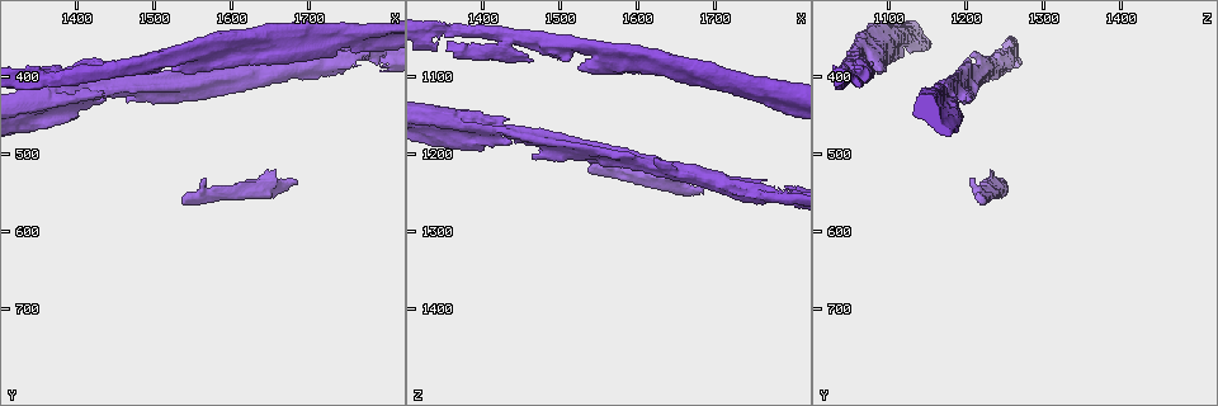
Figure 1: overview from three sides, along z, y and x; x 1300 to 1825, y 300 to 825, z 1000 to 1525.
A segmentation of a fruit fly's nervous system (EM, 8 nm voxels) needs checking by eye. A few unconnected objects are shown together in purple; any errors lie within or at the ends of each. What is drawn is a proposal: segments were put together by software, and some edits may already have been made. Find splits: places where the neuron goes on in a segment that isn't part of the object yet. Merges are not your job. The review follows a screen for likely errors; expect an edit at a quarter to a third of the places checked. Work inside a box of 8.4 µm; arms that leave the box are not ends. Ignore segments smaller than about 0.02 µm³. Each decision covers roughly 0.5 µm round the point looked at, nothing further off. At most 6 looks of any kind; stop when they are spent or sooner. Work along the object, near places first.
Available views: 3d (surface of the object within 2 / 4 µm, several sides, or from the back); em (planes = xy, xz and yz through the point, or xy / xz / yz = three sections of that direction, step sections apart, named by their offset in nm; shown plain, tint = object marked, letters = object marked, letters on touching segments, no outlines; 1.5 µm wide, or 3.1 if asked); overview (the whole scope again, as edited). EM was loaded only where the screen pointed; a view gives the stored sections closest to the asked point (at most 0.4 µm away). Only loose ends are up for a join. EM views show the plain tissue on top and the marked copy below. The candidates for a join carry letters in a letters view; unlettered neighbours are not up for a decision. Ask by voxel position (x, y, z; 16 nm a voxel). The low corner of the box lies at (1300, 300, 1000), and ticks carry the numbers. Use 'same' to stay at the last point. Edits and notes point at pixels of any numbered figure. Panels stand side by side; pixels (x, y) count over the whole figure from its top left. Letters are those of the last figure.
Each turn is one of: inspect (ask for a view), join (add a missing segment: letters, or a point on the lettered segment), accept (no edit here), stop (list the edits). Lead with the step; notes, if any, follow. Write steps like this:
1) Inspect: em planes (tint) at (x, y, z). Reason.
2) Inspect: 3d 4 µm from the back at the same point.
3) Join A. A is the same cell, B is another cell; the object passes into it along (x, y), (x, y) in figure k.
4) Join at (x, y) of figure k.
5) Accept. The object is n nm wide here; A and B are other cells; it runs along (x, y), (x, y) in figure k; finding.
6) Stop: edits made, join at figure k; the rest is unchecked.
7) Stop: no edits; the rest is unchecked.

Inspect: 3d 2 µm at (1460, 425, 1200).

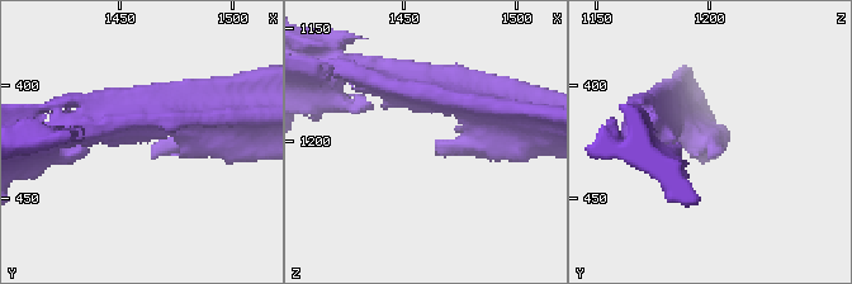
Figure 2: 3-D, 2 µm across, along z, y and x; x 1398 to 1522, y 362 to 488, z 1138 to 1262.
Inspect: em xz step 8 (letters) at (1463, 430, 1200). The arms are 220, 280 nm wide.

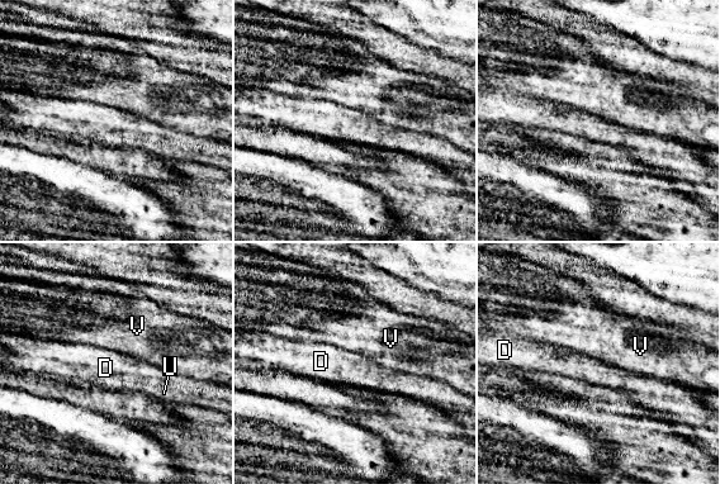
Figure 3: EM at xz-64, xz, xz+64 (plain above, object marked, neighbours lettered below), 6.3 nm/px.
Inspect: em planes (letters) at the same point. Cut it another way.

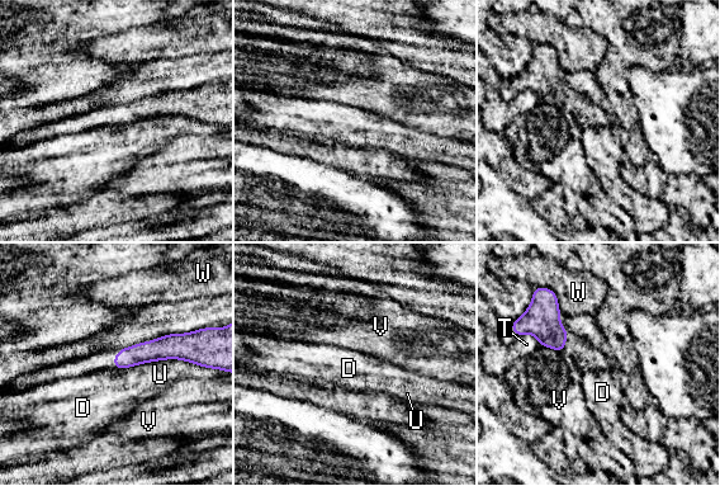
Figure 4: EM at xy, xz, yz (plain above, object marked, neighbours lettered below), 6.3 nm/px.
Accept. D, T, U, V and W are other cells; a border runs along (127, 367), (114, 369) in figure 4; no lettered segment goes on from it.

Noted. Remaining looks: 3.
Inspect: em xy step 4 (letters) at (1580, 385, 1090). An open end.

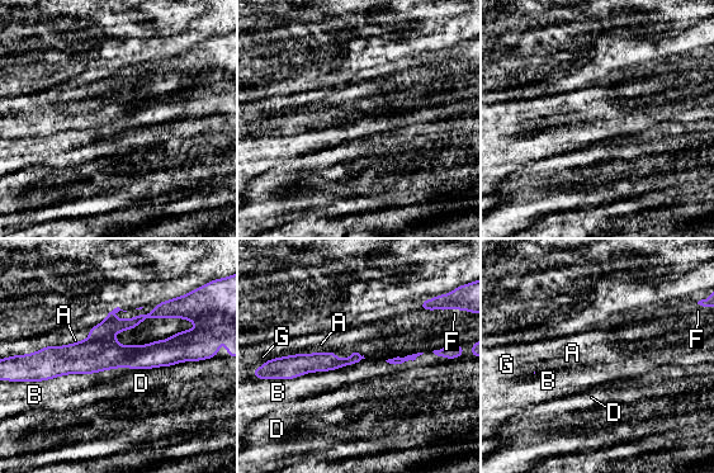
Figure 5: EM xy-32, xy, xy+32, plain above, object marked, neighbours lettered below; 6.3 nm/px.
Inspect: em yz step 8 (letters) at the same point. Cut it another way.

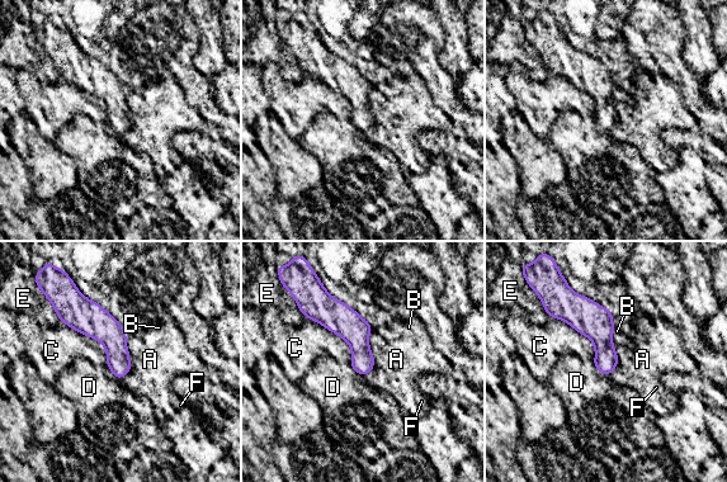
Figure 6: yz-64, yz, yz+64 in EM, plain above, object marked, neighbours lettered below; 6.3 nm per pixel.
Accept. The object is 140 nm wide here; A, B, C, D, E and F are other cells; it runs along (325, 298), (357, 335), (363, 372) in figure 6; no lettered segment goes on from it.

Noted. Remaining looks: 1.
Stop: no edits; the rest is unchecked.

